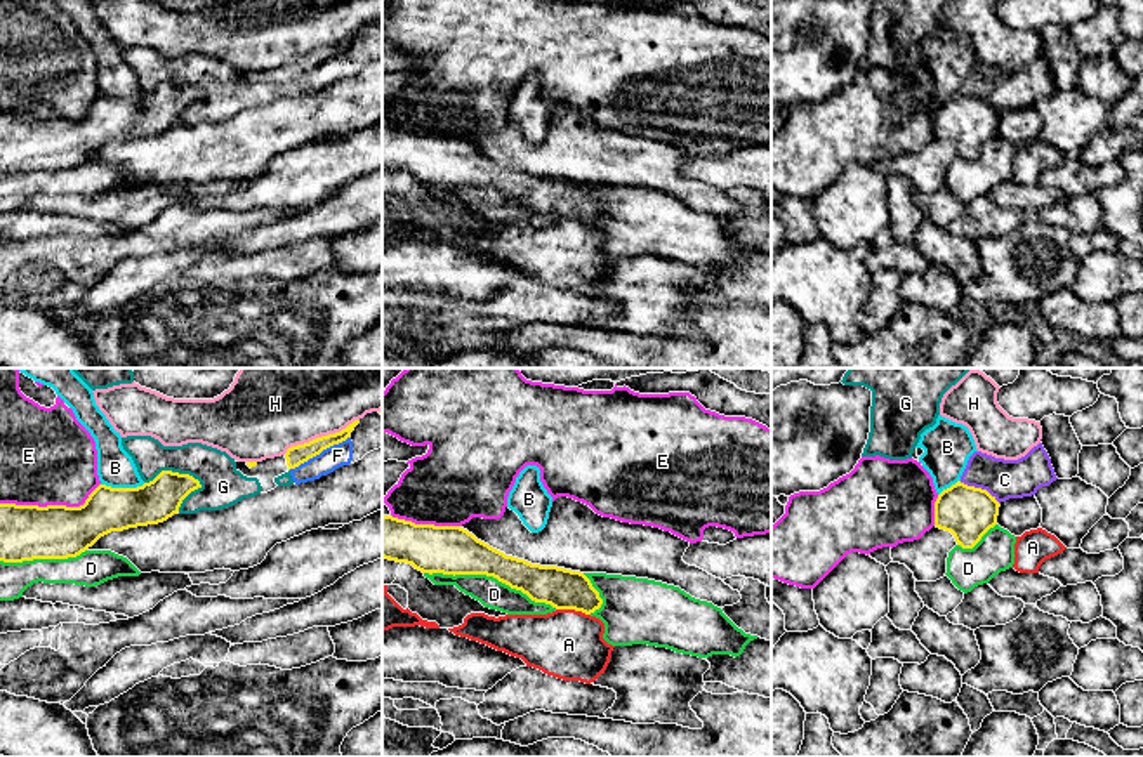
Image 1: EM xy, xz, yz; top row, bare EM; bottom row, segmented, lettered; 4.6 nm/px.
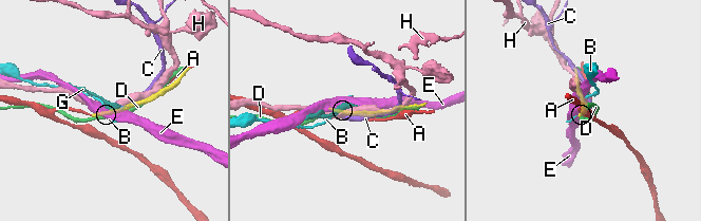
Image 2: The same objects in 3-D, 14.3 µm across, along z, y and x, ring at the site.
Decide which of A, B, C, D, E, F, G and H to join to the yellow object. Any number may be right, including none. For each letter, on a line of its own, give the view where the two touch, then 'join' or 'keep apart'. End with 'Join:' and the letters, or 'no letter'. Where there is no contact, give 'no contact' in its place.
A: xz | keep apart
B: xy | keep apart
C: yz | keep apart
D: xz | keep apart
E: xy | keep apart
F: xy | keep apart
G: xy | keep apart
H: xy | keep apart
Join: no letter

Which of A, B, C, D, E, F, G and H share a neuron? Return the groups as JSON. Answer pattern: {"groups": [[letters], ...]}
{"groups": [["A"], ["B"], ["C"], ["D"], ["E"], ["F", "G"], ["H"]]}

